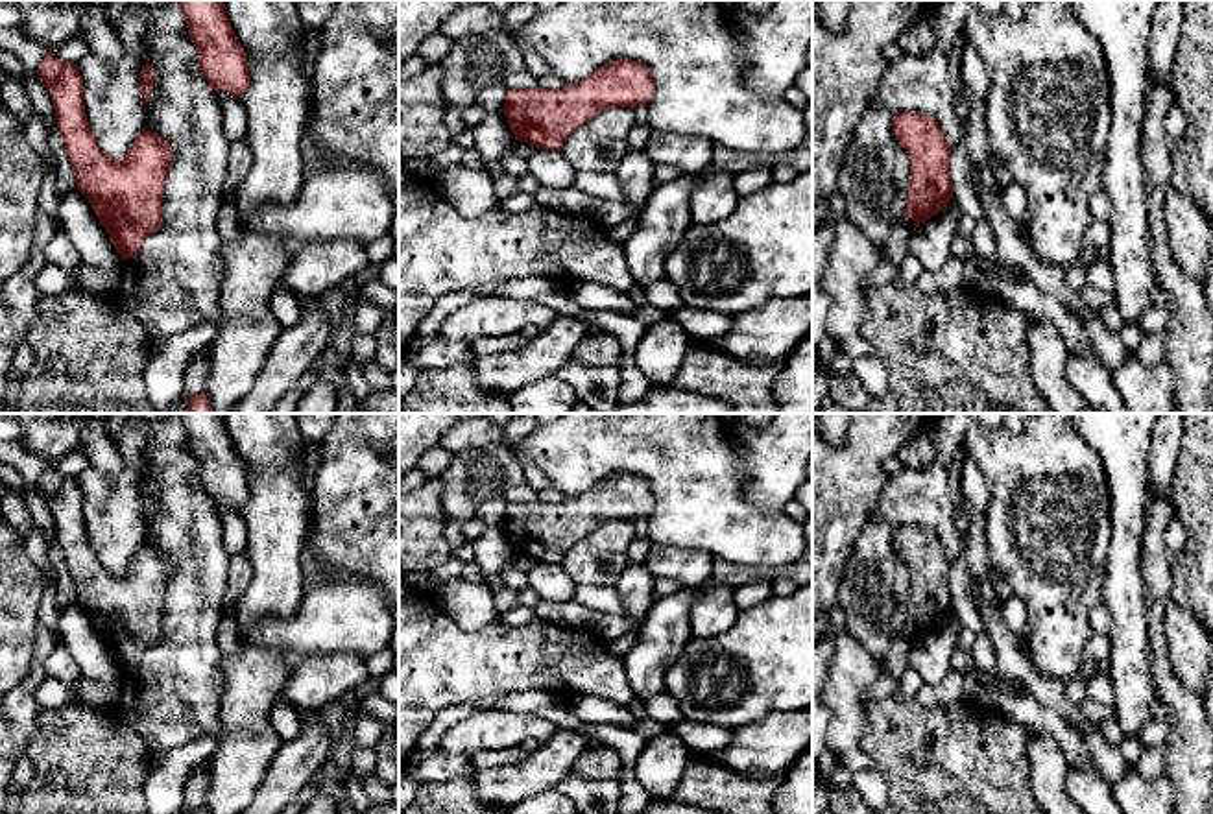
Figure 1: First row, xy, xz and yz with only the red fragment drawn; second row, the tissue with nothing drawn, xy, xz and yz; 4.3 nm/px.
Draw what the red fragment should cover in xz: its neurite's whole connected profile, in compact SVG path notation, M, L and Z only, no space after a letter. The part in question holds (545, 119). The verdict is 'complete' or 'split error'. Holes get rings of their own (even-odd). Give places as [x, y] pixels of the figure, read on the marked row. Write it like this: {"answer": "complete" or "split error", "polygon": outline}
{"answer": "complete", "polygon": "M617 59L558 90L508 90L502 107L515 140L561 151L563 142L606 109L650 103L655 85L646 65Z"}

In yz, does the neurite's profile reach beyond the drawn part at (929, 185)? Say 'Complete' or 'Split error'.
Complete

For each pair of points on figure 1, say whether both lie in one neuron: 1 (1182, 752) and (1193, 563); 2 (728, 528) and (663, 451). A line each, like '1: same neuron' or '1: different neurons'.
1: different neurons
2: same neuron

